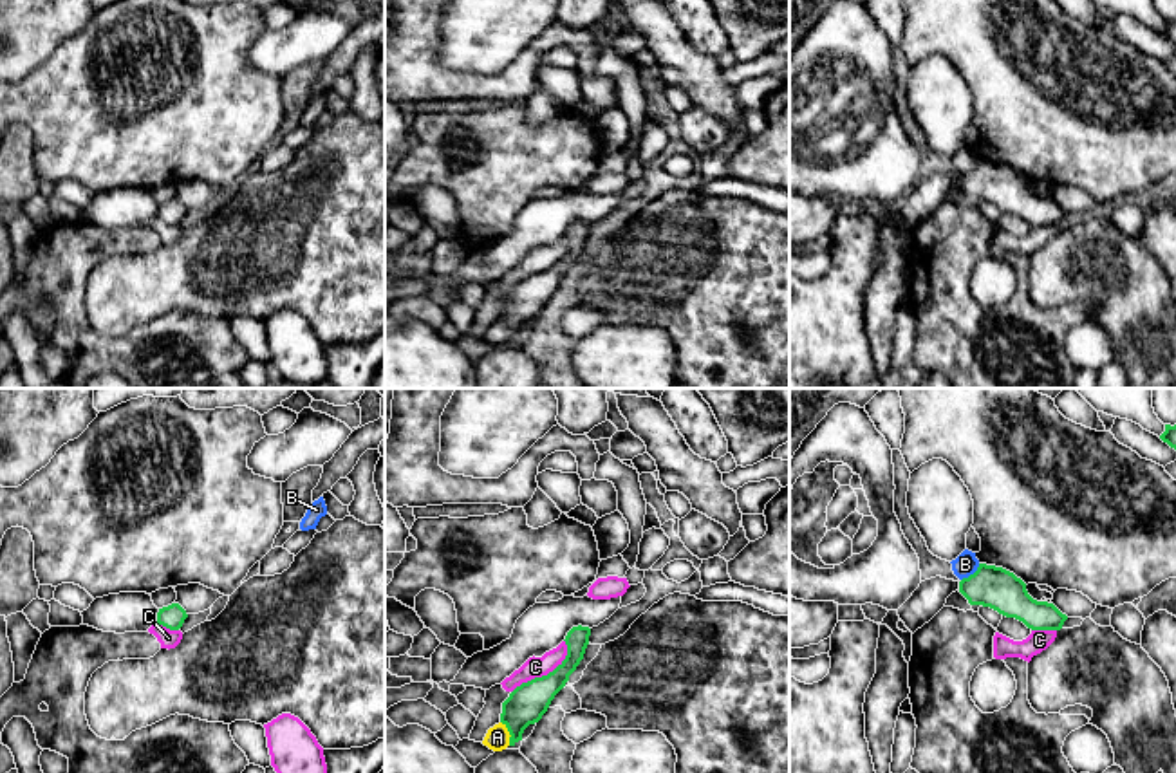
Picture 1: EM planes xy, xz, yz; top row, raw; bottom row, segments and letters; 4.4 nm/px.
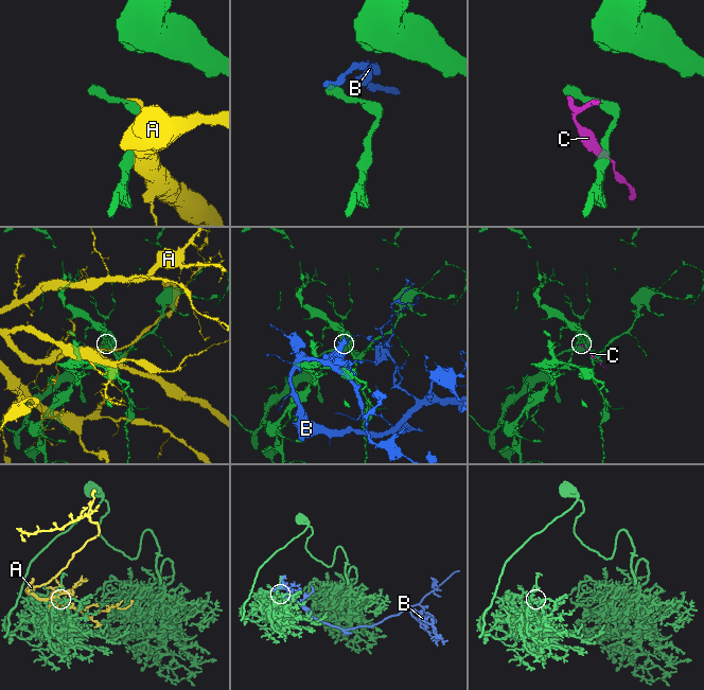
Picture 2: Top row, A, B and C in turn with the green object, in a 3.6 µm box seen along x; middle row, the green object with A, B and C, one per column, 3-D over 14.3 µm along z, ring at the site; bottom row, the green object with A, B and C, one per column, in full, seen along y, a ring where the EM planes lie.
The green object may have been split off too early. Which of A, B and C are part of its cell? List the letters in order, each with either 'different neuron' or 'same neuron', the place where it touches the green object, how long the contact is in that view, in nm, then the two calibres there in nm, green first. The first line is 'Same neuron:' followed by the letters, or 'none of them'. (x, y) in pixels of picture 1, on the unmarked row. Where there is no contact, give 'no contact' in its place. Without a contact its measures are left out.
Same neuron: none of them
A: different neuron; meets green in xz at (510, 329); contact 120 nm long; 170 nm thick on the green side, 110 nm on the other
B: different neuron; meets green in yz at (970, 170); contact 120 nm long; 190 nm thick on the green side, 100 nm on the other
C: different neuron; meets green in xz at (548, 270); contact 340 nm long; 170 nm thick on the green side, 100 nm on the other

